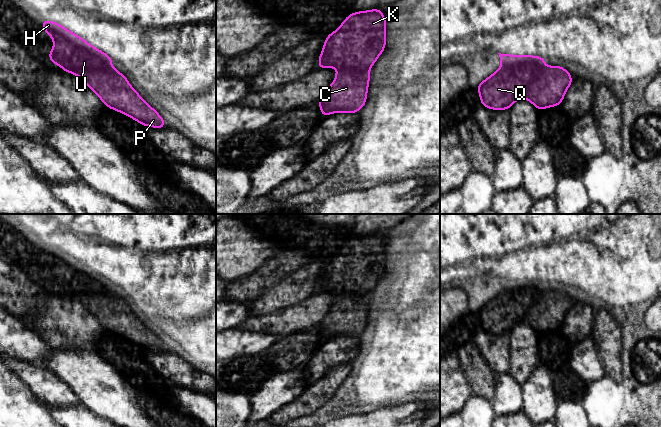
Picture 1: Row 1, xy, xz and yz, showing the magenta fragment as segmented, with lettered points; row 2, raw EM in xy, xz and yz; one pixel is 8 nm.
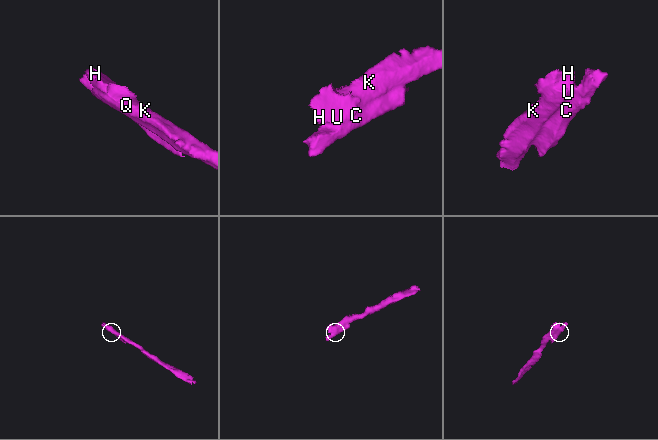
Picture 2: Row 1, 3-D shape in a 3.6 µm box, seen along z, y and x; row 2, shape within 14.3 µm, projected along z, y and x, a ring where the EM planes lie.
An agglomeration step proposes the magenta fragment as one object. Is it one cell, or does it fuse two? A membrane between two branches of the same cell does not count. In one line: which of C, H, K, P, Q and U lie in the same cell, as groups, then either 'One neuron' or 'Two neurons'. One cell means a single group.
Groups: C P / H K Q U. Two neurons

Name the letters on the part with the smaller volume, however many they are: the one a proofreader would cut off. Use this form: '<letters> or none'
C, P

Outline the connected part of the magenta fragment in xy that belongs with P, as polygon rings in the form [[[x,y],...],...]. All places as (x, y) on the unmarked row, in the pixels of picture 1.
[[[130,308],[120,313],[113,321],[113,325],[112,329],[105,328],[105,330],[131,341],[143,350],[166,351],[163,342],[142,323]]]

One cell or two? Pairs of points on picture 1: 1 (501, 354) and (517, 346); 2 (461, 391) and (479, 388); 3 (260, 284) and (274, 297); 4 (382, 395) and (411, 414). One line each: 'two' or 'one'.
1: two
2: two
3: two
4: two

